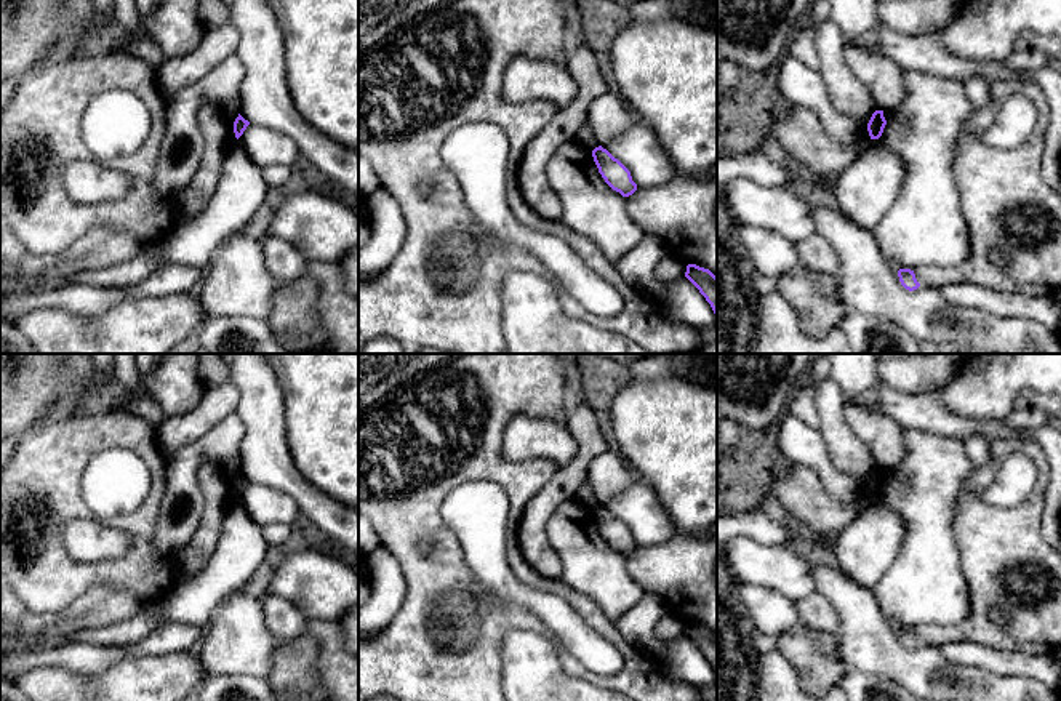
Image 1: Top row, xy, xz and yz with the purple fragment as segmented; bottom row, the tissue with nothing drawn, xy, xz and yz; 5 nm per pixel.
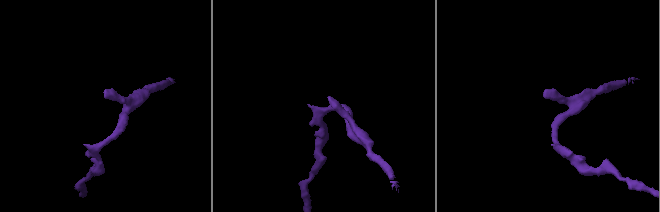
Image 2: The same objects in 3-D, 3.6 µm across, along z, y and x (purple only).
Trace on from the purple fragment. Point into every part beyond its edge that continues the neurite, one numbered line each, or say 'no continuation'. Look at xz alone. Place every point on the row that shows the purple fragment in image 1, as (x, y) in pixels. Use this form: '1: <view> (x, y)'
no continuation

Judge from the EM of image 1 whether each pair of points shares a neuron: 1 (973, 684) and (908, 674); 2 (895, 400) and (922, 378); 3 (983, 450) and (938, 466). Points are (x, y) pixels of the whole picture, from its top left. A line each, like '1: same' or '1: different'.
1: same
2: different
3: different

